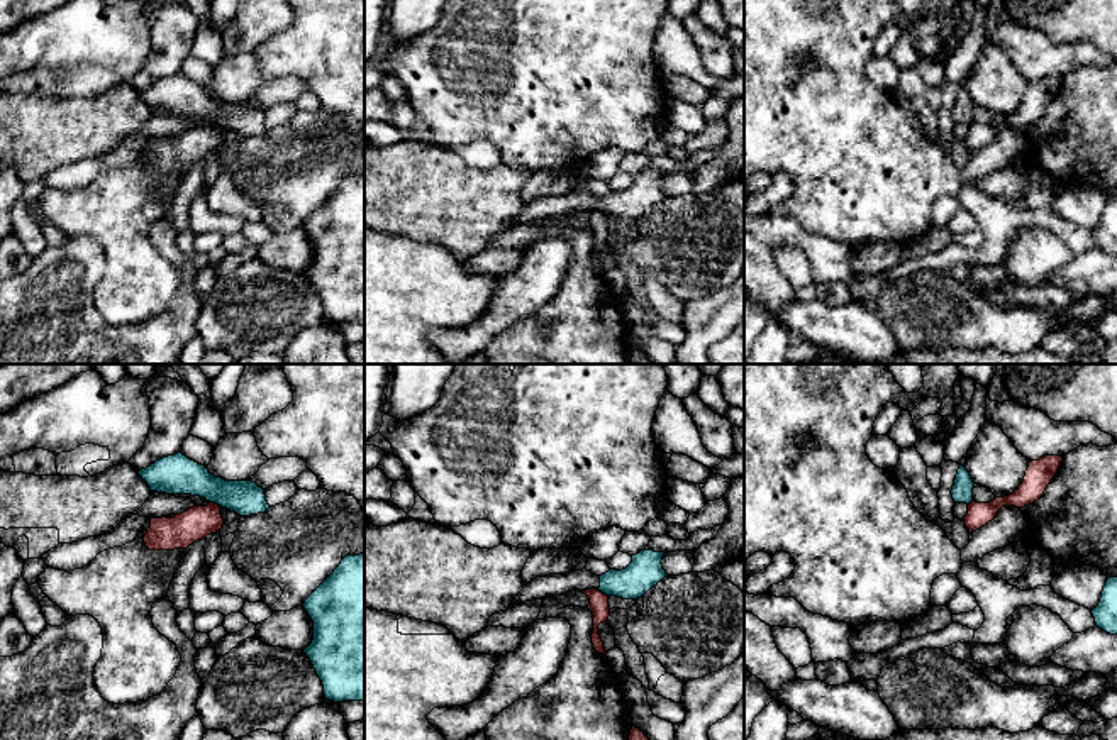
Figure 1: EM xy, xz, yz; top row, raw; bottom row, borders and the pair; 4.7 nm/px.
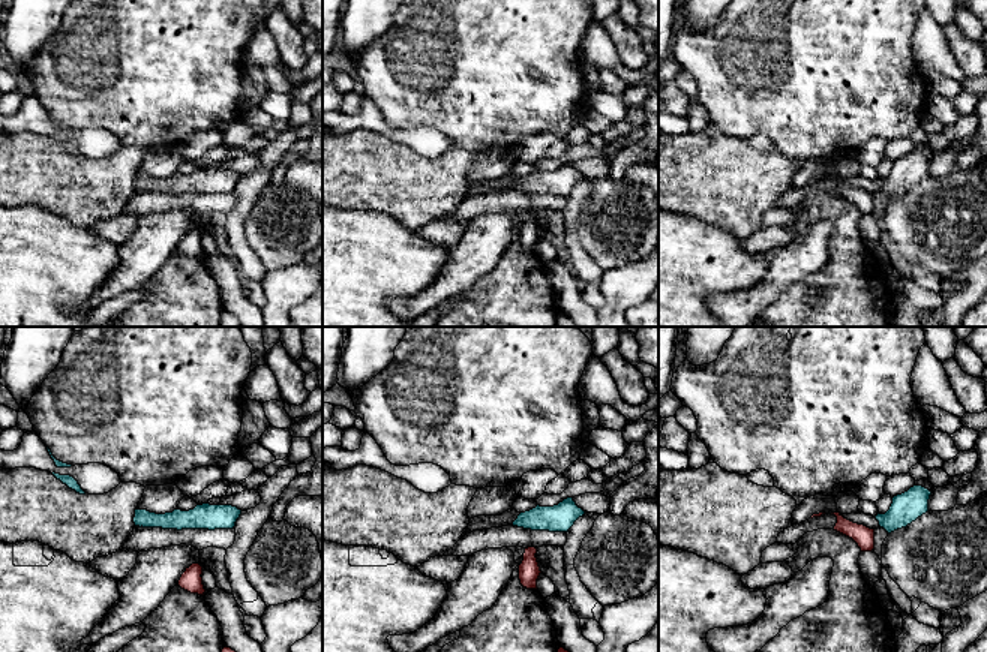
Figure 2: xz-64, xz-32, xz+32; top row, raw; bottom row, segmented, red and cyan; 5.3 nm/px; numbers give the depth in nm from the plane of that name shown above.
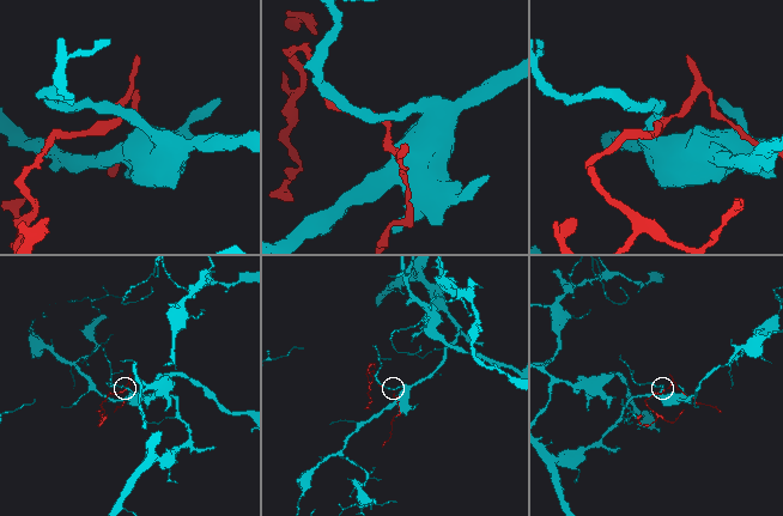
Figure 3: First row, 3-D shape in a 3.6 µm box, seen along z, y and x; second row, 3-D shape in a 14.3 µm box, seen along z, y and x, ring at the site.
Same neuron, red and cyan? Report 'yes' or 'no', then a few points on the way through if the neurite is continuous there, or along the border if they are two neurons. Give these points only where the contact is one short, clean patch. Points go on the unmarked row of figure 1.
no; border along xz (597, 210), (607, 217)

